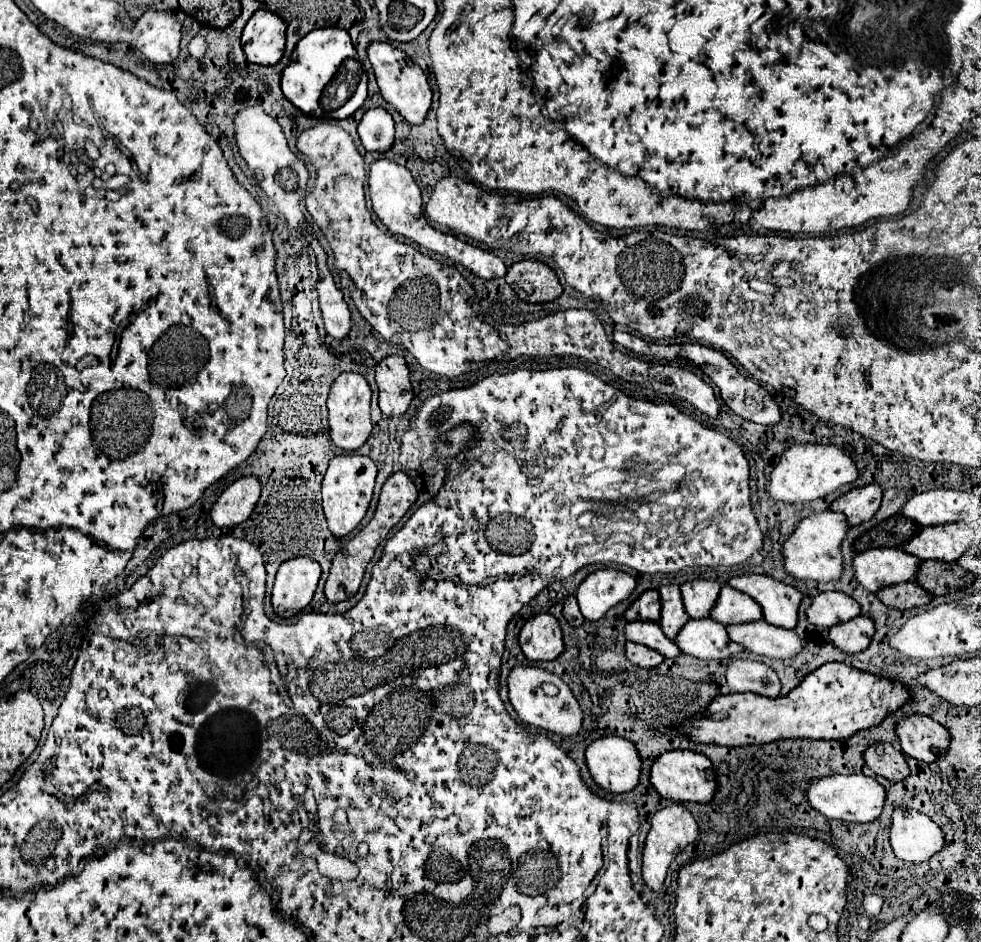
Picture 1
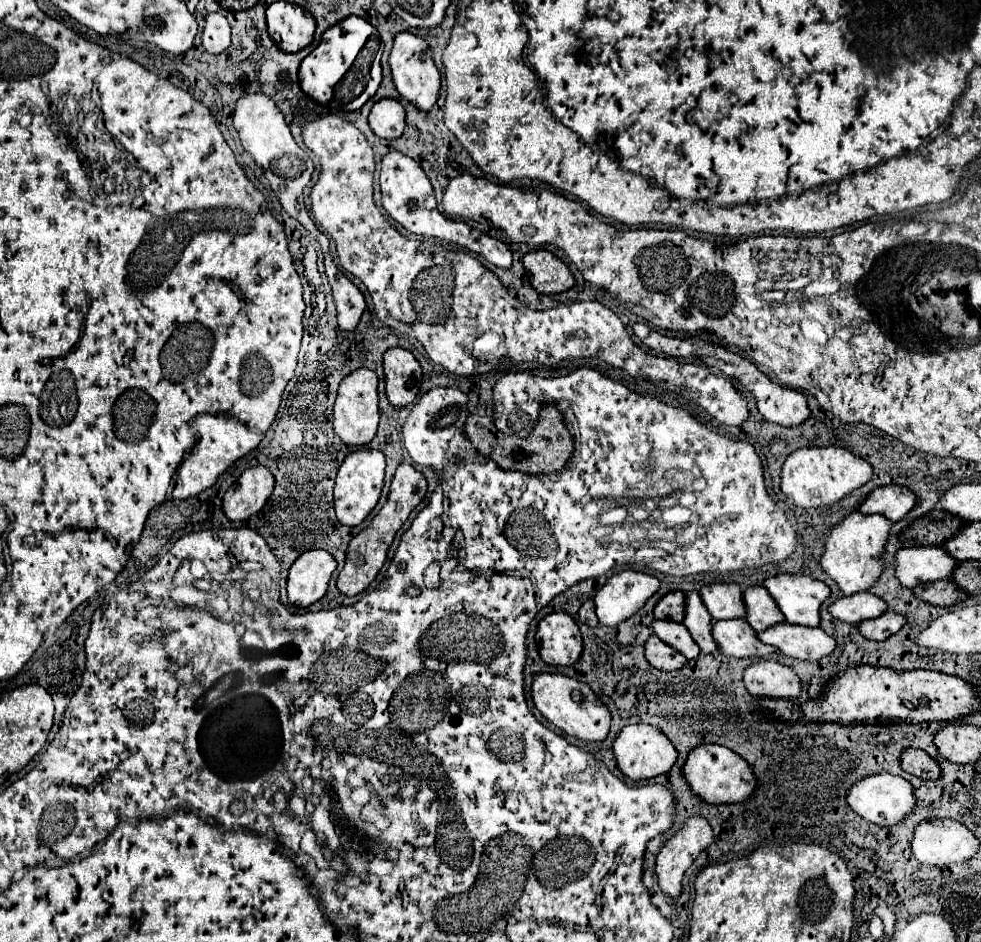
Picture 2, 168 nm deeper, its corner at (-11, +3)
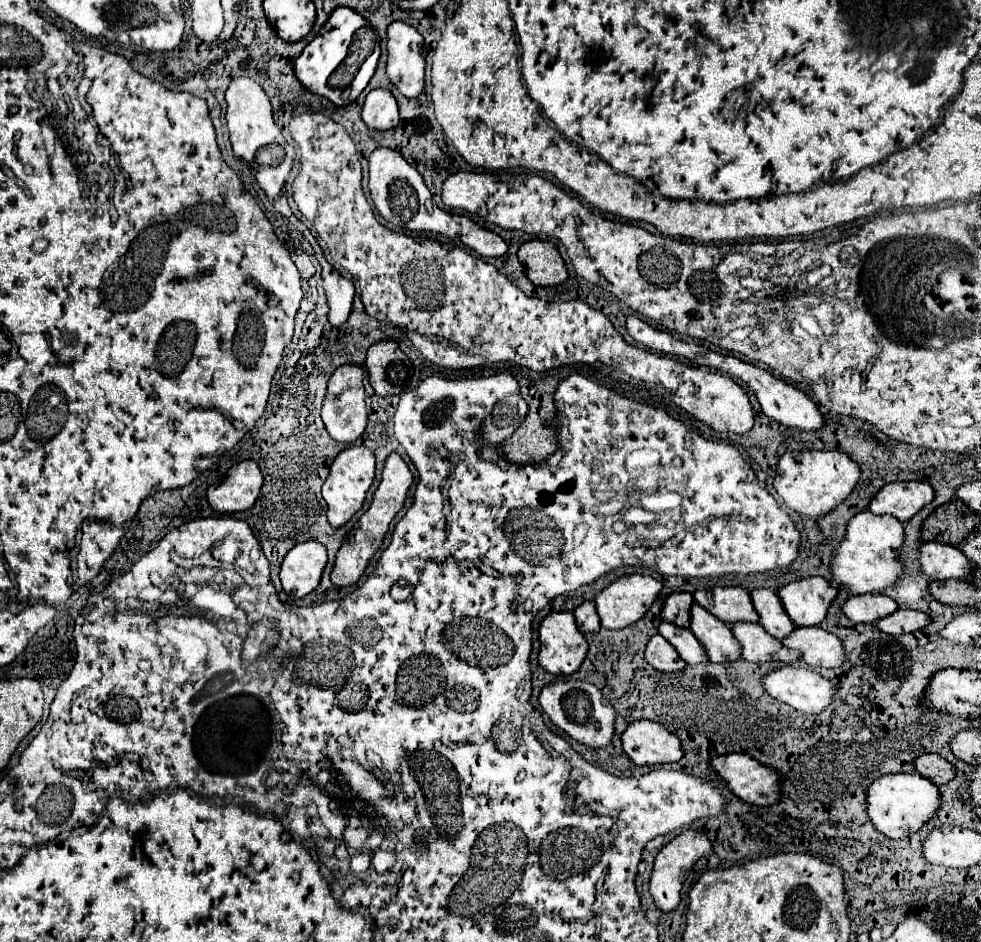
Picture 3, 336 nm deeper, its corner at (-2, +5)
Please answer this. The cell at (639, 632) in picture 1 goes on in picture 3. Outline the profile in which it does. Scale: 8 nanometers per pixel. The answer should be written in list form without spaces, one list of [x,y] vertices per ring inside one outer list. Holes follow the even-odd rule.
[[[663,621],[659,625],[659,633],[677,649],[677,653],[681,655],[681,659],[689,665],[697,665],[697,663],[707,663],[707,653],[703,651],[703,645],[697,643],[695,635],[691,635],[689,629],[677,627],[669,621]]]

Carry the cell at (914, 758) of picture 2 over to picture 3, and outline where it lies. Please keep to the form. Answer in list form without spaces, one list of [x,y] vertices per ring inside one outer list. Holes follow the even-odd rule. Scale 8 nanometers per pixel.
[[[931,753],[921,755],[915,759],[915,767],[921,775],[925,775],[935,785],[943,785],[943,783],[949,783],[951,779],[955,779],[955,765],[951,765],[947,759],[939,757],[939,755],[931,755]]]

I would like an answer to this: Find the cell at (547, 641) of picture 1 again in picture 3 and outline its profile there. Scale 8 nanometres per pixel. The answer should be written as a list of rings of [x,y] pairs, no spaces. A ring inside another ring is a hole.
[[[571,611],[549,613],[539,627],[539,641],[539,663],[553,675],[575,673],[589,647]]]

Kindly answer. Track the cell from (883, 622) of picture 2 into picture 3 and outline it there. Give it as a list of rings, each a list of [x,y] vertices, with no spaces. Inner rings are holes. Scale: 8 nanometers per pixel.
[[[897,609],[893,615],[879,619],[875,625],[889,635],[905,635],[919,629],[925,629],[931,623],[929,615],[915,609]]]

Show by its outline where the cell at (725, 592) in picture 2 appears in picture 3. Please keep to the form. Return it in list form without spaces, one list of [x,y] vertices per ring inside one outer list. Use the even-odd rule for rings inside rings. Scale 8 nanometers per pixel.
[[[715,587],[715,589],[703,589],[697,591],[695,603],[699,603],[703,609],[713,613],[717,619],[721,619],[727,625],[733,625],[737,621],[759,621],[759,615],[753,609],[751,595],[743,587]]]

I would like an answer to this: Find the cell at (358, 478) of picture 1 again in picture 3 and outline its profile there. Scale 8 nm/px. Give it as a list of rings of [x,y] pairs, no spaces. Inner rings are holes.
[[[355,445],[341,451],[335,457],[335,461],[329,467],[329,477],[323,483],[323,499],[327,503],[327,519],[331,527],[345,525],[363,507],[365,493],[371,487],[373,477],[375,477],[375,457],[373,451],[369,451],[367,447]]]

